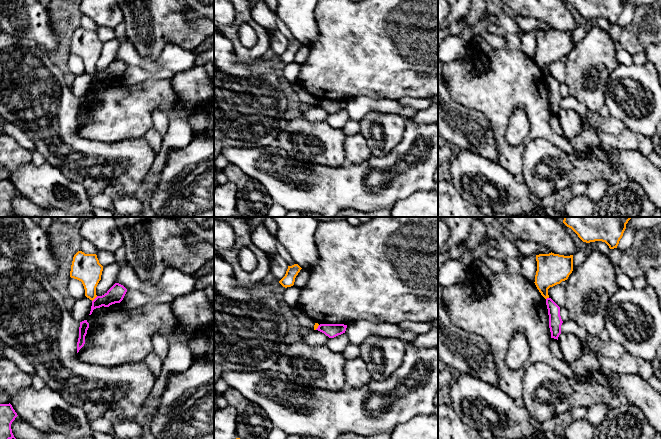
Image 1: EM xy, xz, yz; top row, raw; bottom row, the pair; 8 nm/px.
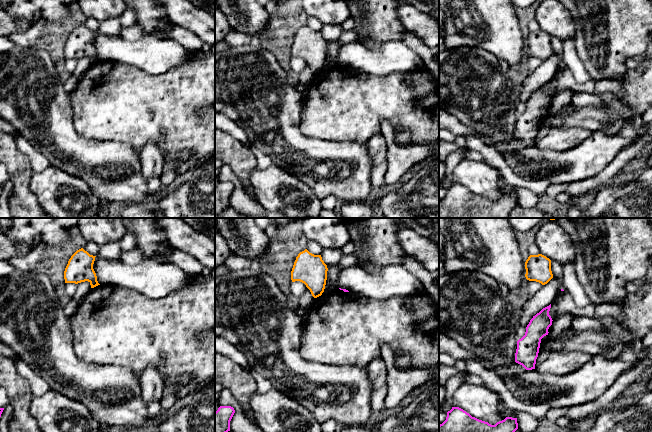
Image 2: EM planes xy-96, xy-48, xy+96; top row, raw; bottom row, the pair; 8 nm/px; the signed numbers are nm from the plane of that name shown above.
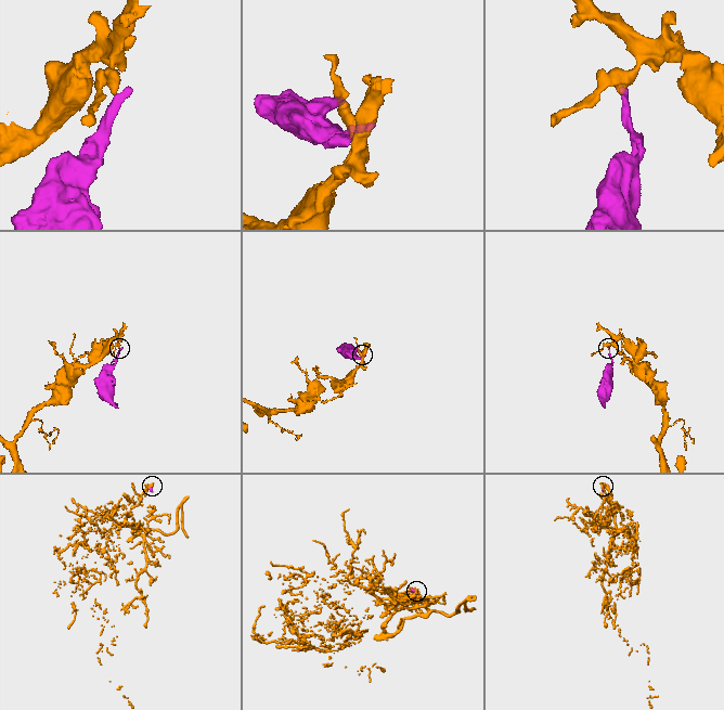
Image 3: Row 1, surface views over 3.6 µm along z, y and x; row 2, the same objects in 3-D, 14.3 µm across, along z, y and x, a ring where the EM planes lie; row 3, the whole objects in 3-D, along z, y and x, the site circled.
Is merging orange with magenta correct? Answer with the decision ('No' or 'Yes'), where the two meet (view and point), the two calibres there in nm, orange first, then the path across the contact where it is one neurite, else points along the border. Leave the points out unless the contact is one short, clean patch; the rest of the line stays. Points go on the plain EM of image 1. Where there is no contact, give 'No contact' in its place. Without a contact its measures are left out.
No. Touches orange at xy (94, 74). Thickness 220 nm (orange) against 140 nm. Boundary: xy (97, 72), (92, 77)

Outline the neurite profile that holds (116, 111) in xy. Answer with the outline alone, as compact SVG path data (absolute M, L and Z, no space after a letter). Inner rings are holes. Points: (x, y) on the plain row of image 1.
M122 79L100 83L88 91L89 104L85 120L77 129L79 136L104 143L129 139L142 139L153 127L152 113L158 109L168 117L177 111L182 101L172 86L172 79L148 79L140 84L128 85Z

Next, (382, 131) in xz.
M369 111L360 121L360 134L375 157L388 154L401 141L406 118L395 113Z

